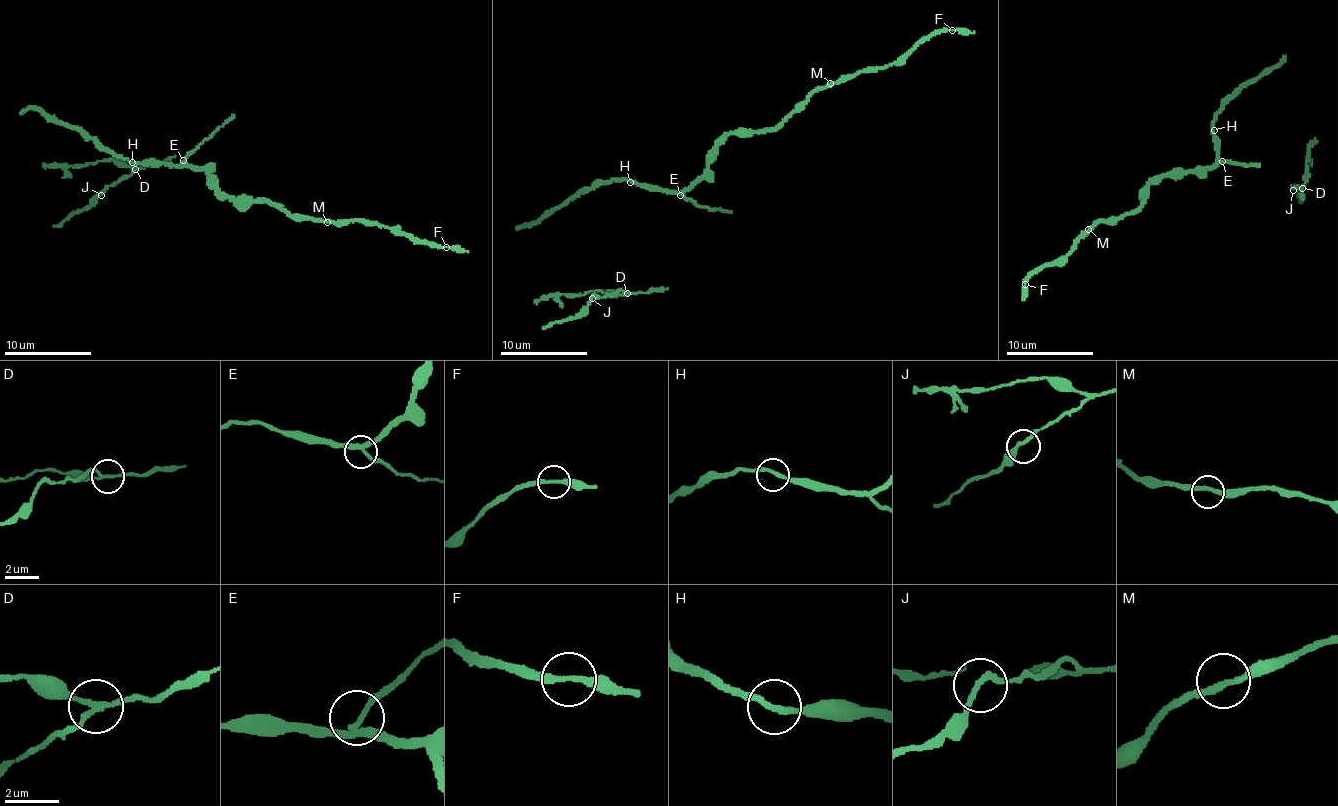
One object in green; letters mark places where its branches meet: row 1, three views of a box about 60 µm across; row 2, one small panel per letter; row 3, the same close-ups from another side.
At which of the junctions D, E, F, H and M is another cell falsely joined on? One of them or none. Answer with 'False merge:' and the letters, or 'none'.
False merge: D

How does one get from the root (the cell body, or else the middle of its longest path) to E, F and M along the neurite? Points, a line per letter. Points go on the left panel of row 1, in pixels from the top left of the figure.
E: (132, 161), (180, 164), (183, 160)
F: (132, 161), (203, 169), (209, 184), (230, 198), (264, 200), (302, 220), (372, 222), (421, 242), (446, 247)
M: (132, 161), (203, 169), (209, 184), (230, 198), (264, 200), (302, 220), (310, 218), (327, 222)

